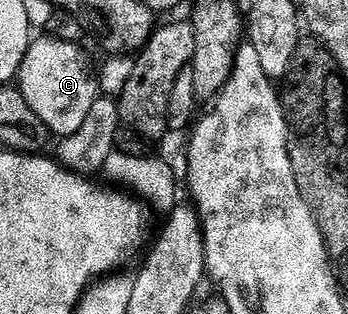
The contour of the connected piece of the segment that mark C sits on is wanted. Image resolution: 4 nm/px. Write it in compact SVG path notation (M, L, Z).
M43 34L40 40L39 37L32 39L23 65L19 68L19 93L25 102L29 102L29 110L45 122L48 133L55 135L56 132L59 138L77 134L93 102L101 96L96 69L91 69L91 60L81 49L79 44L61 42L50 34Z

